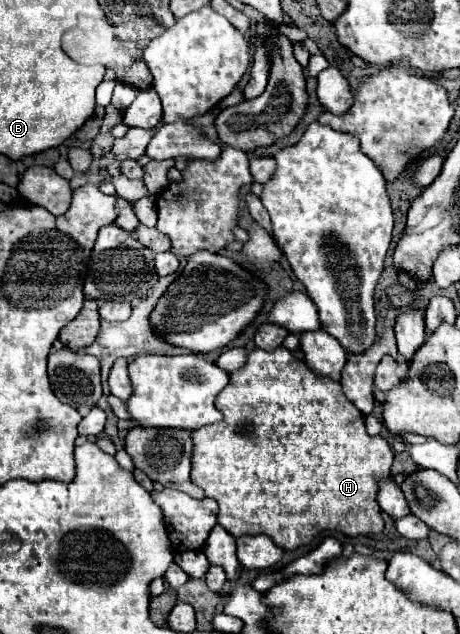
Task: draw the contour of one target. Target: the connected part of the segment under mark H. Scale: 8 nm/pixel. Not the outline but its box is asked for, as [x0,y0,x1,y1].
[192,346,394,550]

